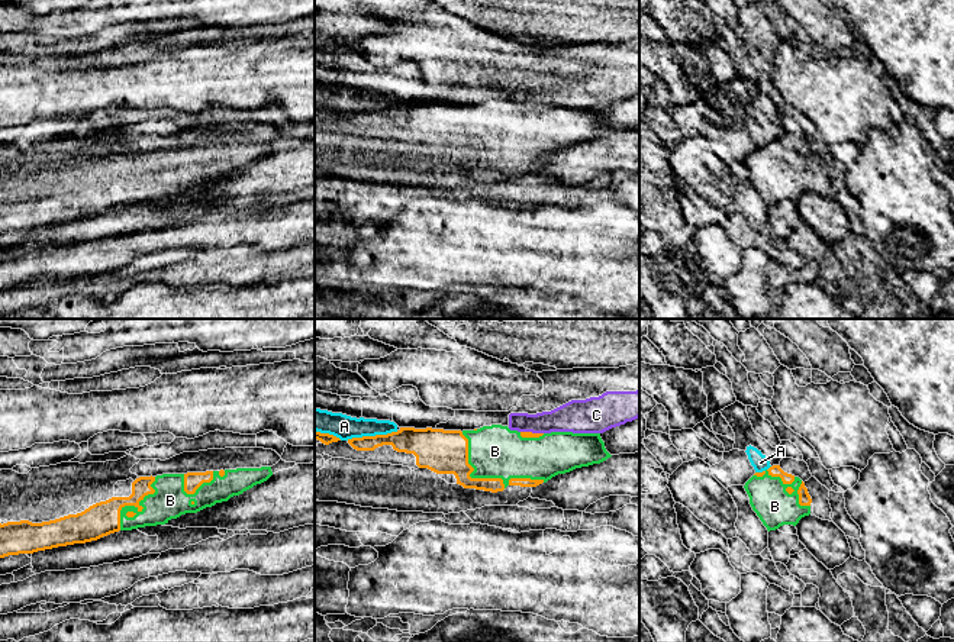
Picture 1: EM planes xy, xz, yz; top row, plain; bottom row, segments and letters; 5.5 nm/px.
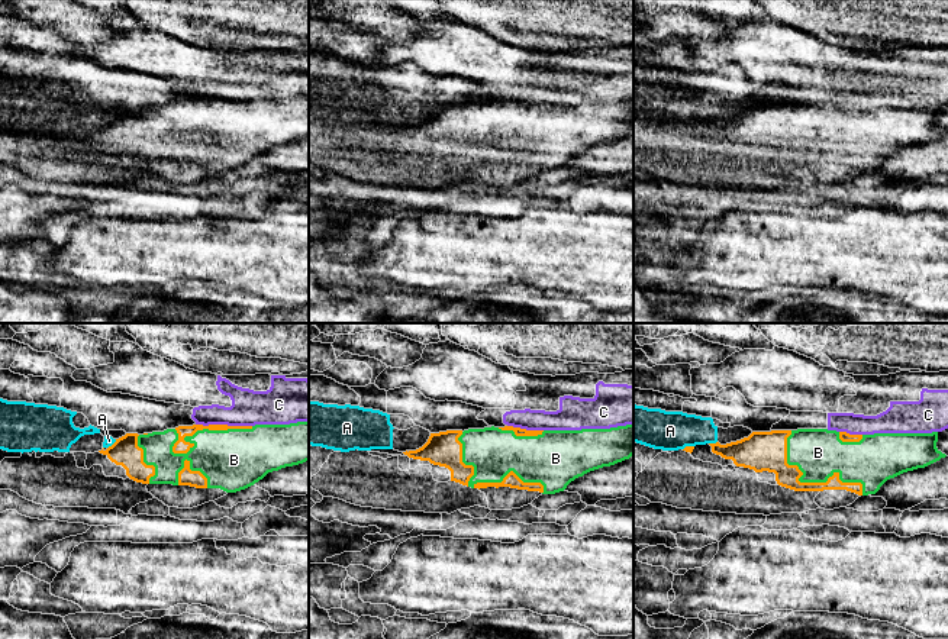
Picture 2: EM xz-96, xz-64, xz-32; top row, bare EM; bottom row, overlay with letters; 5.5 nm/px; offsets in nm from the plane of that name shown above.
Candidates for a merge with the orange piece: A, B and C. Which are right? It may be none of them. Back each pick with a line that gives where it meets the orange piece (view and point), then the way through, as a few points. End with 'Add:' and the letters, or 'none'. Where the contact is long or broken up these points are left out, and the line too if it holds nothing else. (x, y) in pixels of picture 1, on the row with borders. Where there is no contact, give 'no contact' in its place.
B: xy (135, 506)
Add: B

